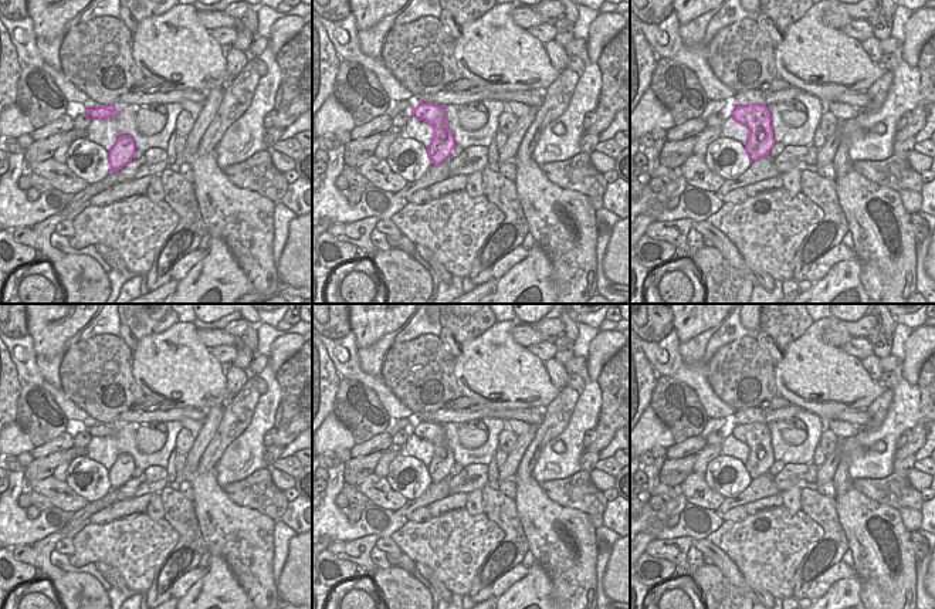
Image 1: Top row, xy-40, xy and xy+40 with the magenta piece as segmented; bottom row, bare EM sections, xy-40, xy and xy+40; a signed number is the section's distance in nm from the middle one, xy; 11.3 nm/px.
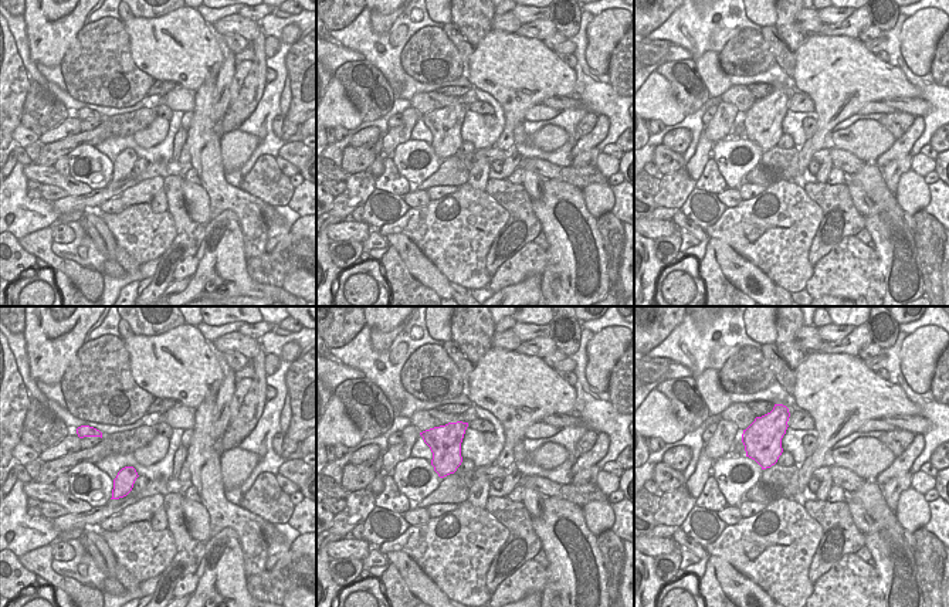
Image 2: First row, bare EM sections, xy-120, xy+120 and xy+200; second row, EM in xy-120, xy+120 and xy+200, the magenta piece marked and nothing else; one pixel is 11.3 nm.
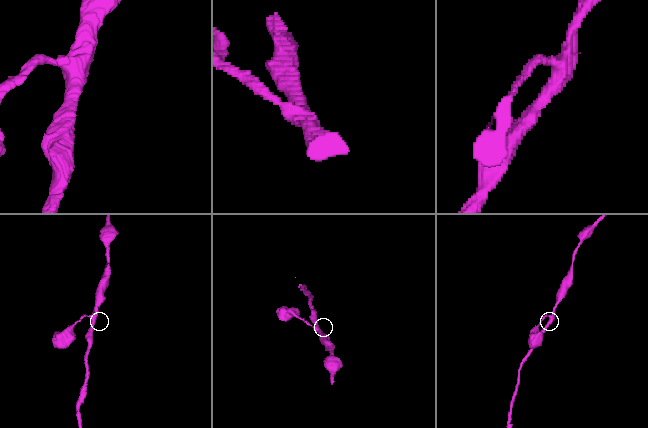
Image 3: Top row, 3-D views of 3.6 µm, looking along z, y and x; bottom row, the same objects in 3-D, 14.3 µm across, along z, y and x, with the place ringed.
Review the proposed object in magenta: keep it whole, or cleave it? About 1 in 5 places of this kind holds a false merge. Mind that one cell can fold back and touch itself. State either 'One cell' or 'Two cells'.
One cell.

